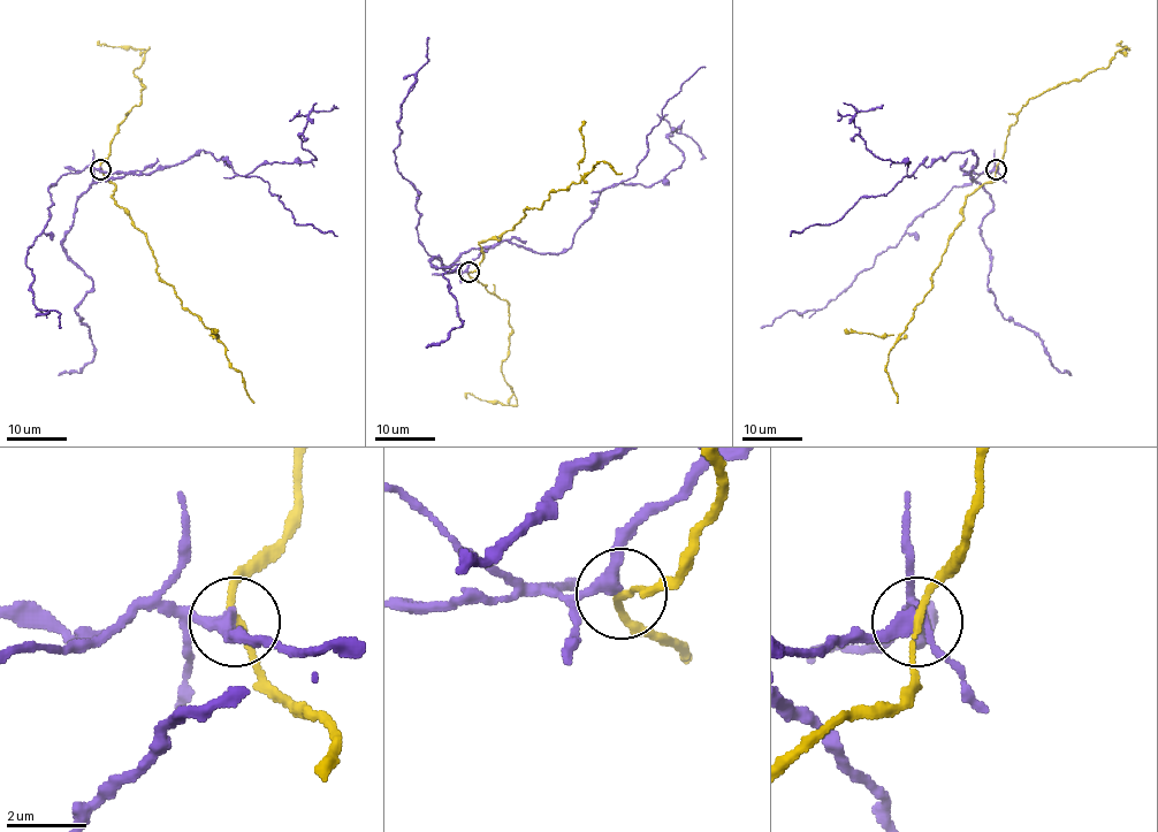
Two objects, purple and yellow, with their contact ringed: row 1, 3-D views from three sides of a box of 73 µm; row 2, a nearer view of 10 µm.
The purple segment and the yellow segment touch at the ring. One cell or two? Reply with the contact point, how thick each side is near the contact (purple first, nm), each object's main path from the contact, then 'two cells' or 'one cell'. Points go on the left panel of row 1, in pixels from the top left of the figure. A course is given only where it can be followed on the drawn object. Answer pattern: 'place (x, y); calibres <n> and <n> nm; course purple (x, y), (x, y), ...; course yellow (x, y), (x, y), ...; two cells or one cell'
place (100, 169); calibres 300 and 160 nm; course purple (100, 169), (151, 174), (202, 150), (240, 175), (260, 165), (314, 160), (301, 134), (313, 111), (332, 105); course yellow (100, 169), (115, 185), (114, 198), (145, 235), (159, 275), (225, 345), (229, 364), (241, 373), (254, 403); two cells

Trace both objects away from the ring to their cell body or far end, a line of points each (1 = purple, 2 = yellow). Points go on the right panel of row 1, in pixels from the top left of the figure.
1: (996, 169), (965, 174), (976, 165), (970, 150), (911, 175), (909, 161), (876, 158), (854, 116), (882, 105)
2: (996, 169), (995, 178), (966, 198), (961, 223), (930, 290), (889, 355), (885, 369), (896, 403)

